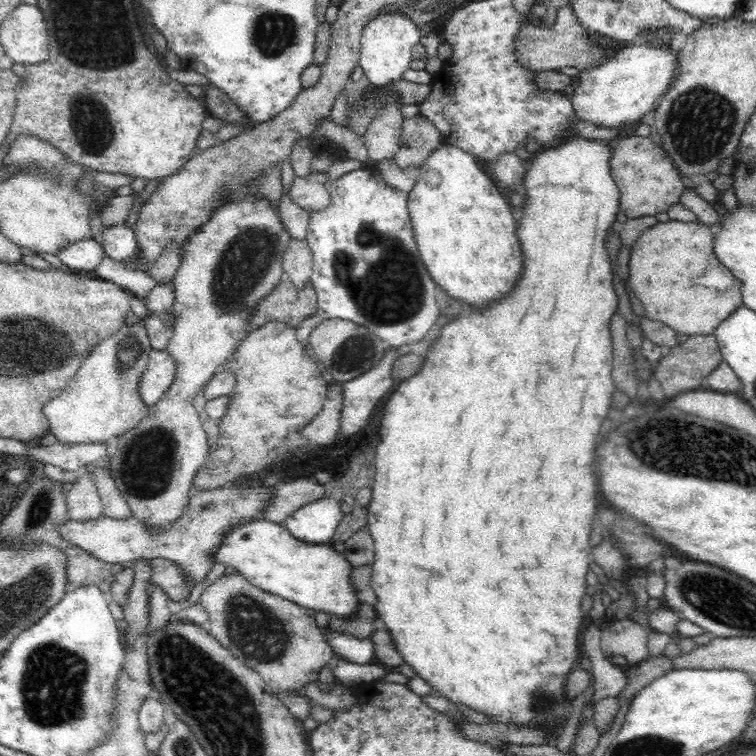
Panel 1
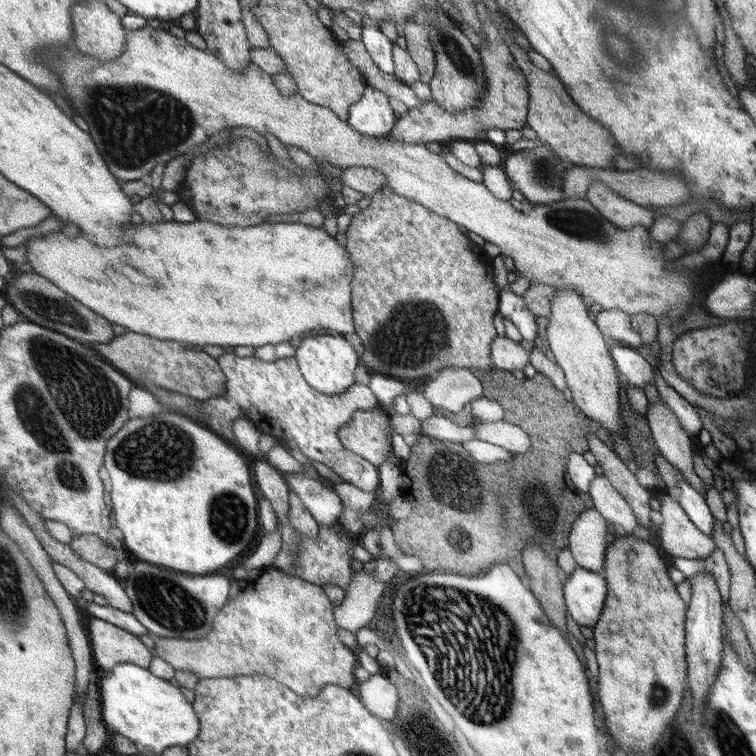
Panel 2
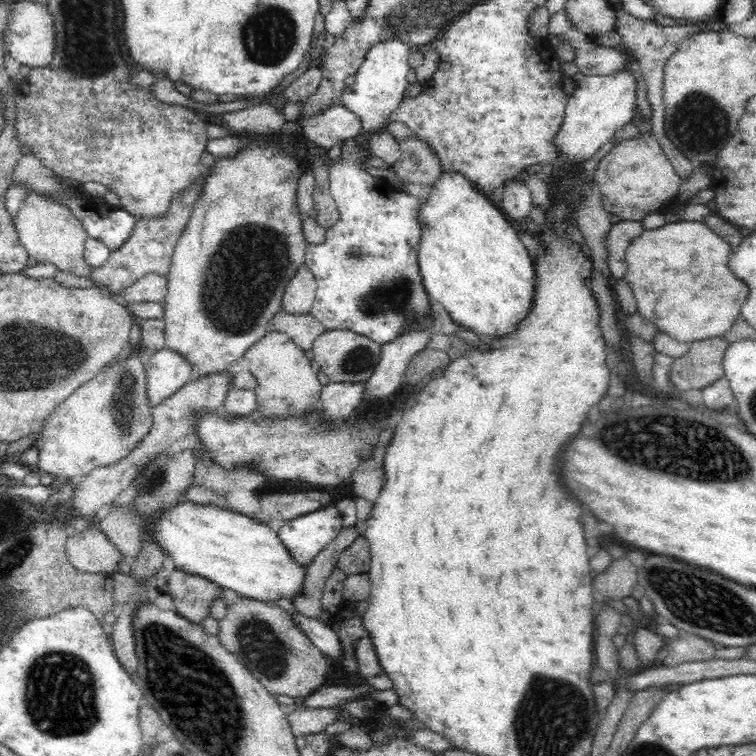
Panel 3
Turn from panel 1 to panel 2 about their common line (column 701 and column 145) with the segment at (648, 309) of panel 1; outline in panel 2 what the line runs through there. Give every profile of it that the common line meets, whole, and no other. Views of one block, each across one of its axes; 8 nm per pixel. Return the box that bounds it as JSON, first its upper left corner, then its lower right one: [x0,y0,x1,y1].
[25,220,355,346]

